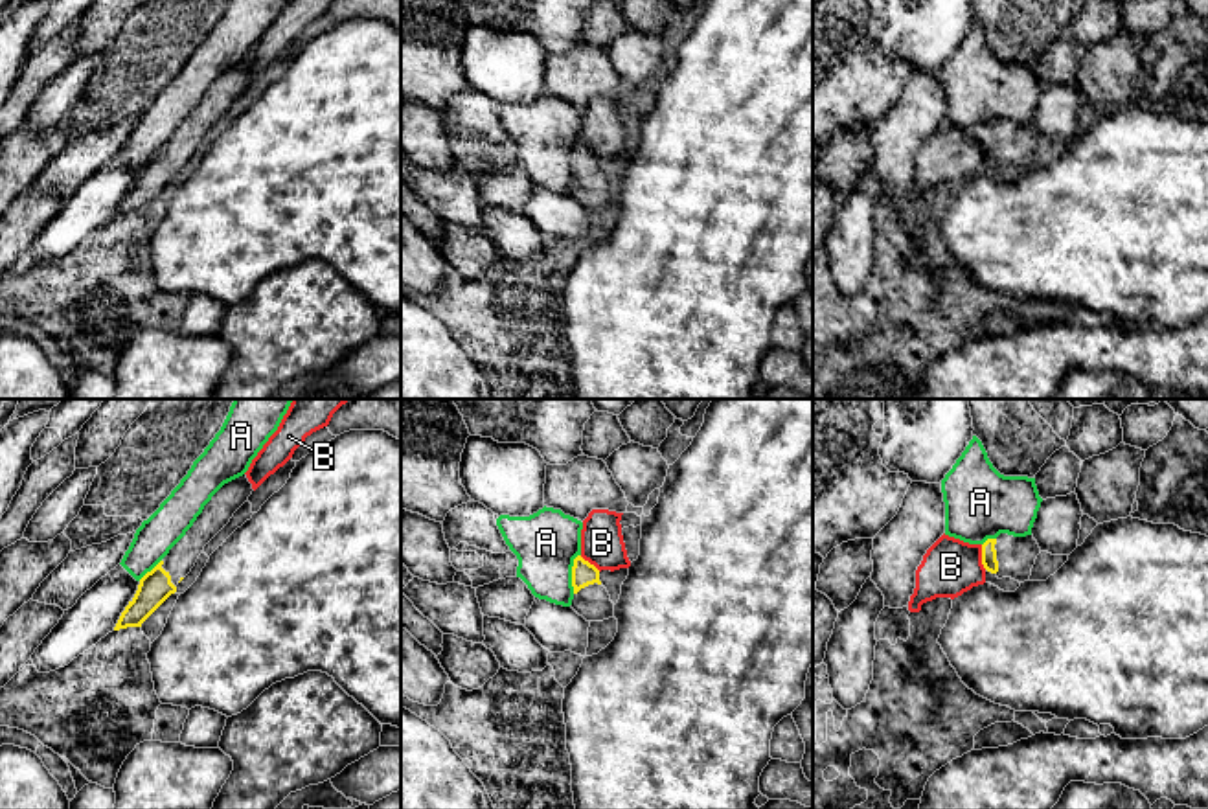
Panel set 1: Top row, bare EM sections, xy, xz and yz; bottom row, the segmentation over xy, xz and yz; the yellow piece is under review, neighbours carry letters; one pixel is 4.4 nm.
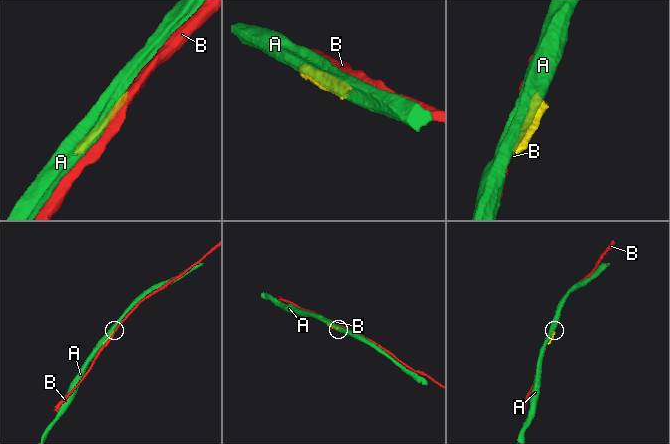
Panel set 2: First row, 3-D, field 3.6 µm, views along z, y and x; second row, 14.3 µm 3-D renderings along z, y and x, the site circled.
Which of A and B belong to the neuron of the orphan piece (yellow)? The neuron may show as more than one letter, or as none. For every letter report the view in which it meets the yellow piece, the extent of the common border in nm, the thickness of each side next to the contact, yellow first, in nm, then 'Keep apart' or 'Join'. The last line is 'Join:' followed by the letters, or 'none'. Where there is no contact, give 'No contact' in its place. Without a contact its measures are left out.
A: Touches yellow in xz. Shared border 180 nm. Thickness 110 nm (yellow) against 280 nm. Keep apart
B: Touches yellow in yz. Shared border 110 nm. Thickness 70 nm (yellow) against 260 nm. Keep apart
Join: none

